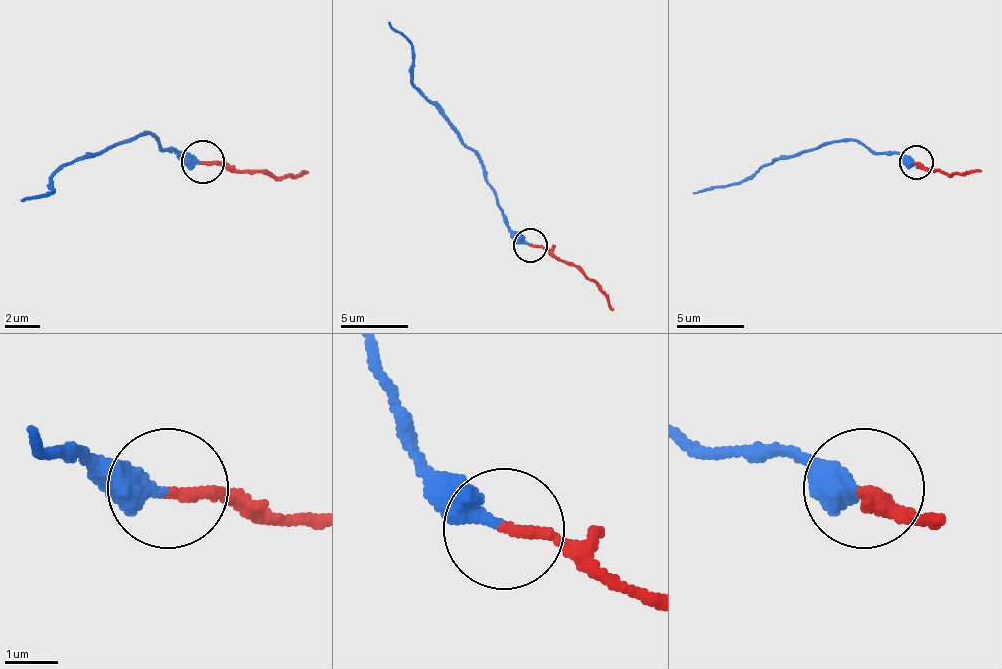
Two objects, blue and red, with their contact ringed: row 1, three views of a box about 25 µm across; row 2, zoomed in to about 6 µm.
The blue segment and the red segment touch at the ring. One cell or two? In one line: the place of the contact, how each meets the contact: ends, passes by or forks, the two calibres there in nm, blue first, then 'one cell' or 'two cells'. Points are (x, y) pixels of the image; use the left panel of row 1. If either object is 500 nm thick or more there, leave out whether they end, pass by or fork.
(202, 161) | blue ends | red ends | 360/220 nm | two cells

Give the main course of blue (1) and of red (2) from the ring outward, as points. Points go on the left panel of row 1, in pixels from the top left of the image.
1: (201, 160), (171, 151), (149, 134), (136, 134), (115, 147), (84, 151), (54, 177), (50, 190), (19, 199)
2: (201, 160), (219, 160), (236, 169), (258, 169), (279, 177), (310, 173)

